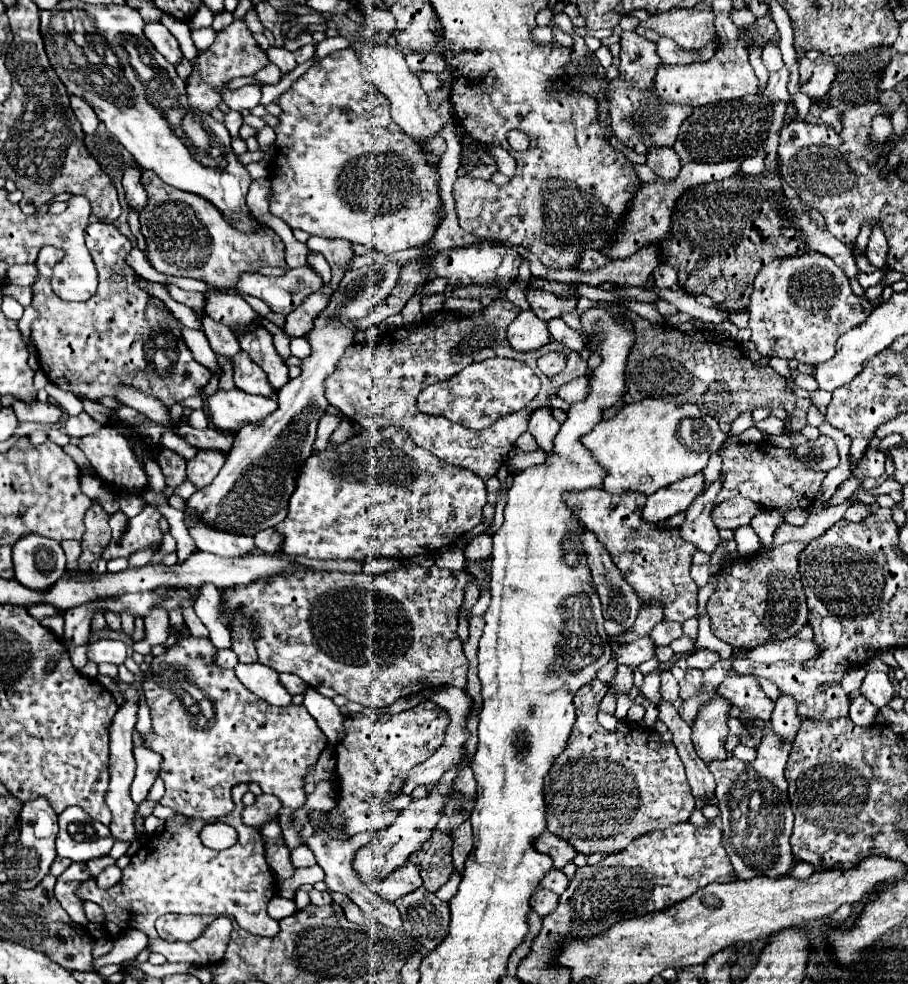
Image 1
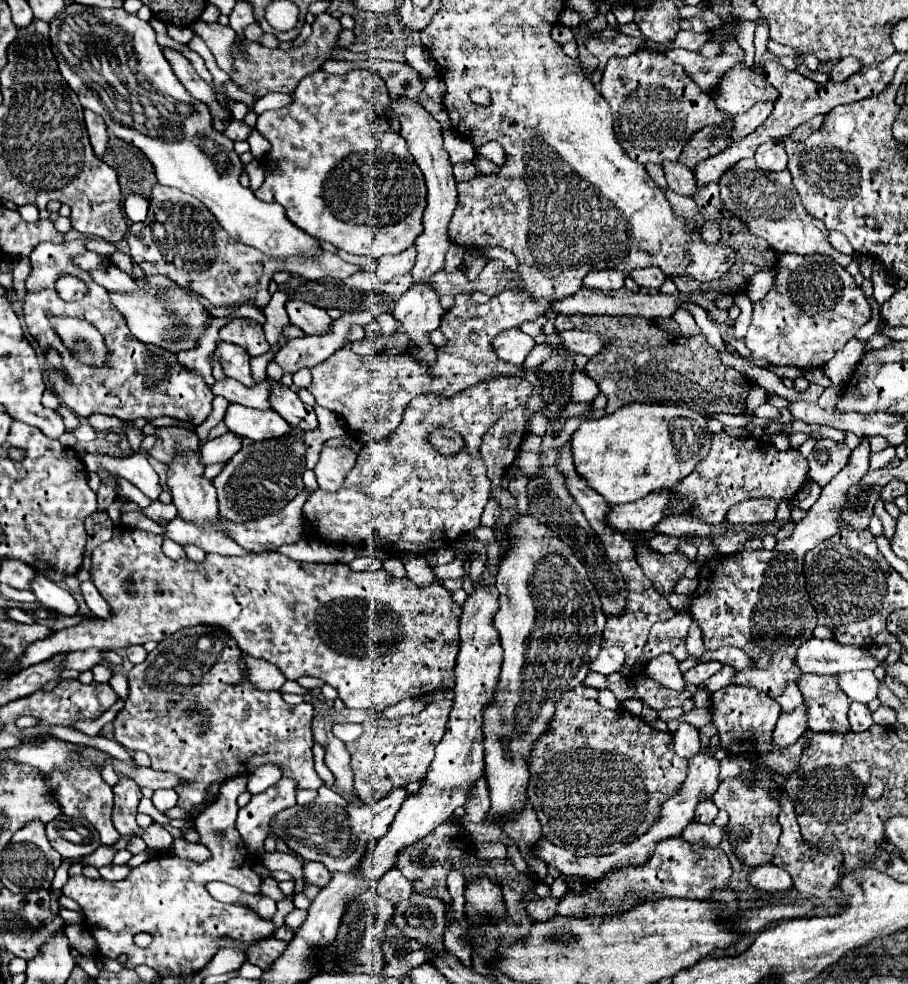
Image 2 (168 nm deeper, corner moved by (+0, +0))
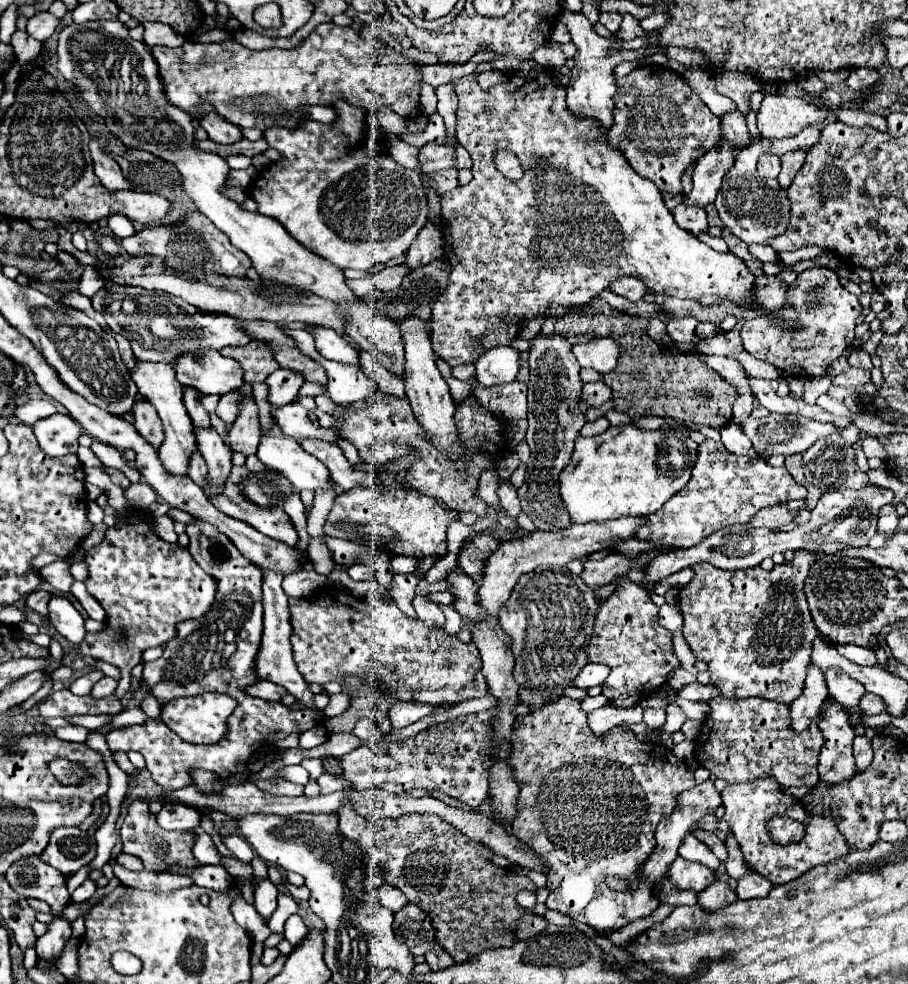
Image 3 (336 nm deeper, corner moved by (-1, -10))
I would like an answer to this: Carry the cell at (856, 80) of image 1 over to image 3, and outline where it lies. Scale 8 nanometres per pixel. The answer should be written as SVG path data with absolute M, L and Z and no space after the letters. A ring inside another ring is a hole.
M794 150L794 152L786 152L782 156L782 170L780 170L780 176L778 176L778 182L780 182L782 188L790 186L792 178L800 170L800 166L804 164L804 156L806 156L806 150Z

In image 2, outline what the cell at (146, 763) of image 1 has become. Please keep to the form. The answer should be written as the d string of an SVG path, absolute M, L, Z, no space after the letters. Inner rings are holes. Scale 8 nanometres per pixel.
M171 789L156 790L152 796L153 806L155 806L159 812L167 812L167 810L175 808L177 801L178 795Z

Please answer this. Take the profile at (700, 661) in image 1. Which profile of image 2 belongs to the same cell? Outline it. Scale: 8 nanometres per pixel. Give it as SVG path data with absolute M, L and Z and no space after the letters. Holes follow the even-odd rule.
M699 662L695 668L683 672L683 678L685 678L687 684L697 686L697 684L705 682L709 676L713 676L715 672L719 672L721 668L723 668L721 662Z

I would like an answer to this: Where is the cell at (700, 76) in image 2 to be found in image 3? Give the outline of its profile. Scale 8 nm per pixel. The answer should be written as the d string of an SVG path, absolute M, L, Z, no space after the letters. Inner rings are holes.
M740 110L728 112L722 116L722 128L726 132L726 140L730 140L732 144L738 146L748 146L750 144L750 136L748 134L748 126L746 126L746 116Z

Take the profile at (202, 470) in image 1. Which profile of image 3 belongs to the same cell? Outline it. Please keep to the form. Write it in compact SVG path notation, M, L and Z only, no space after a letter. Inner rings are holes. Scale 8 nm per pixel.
M246 400L240 408L240 414L232 428L228 430L228 446L232 452L240 454L256 454L260 440L260 422L258 422L258 408L254 400Z

